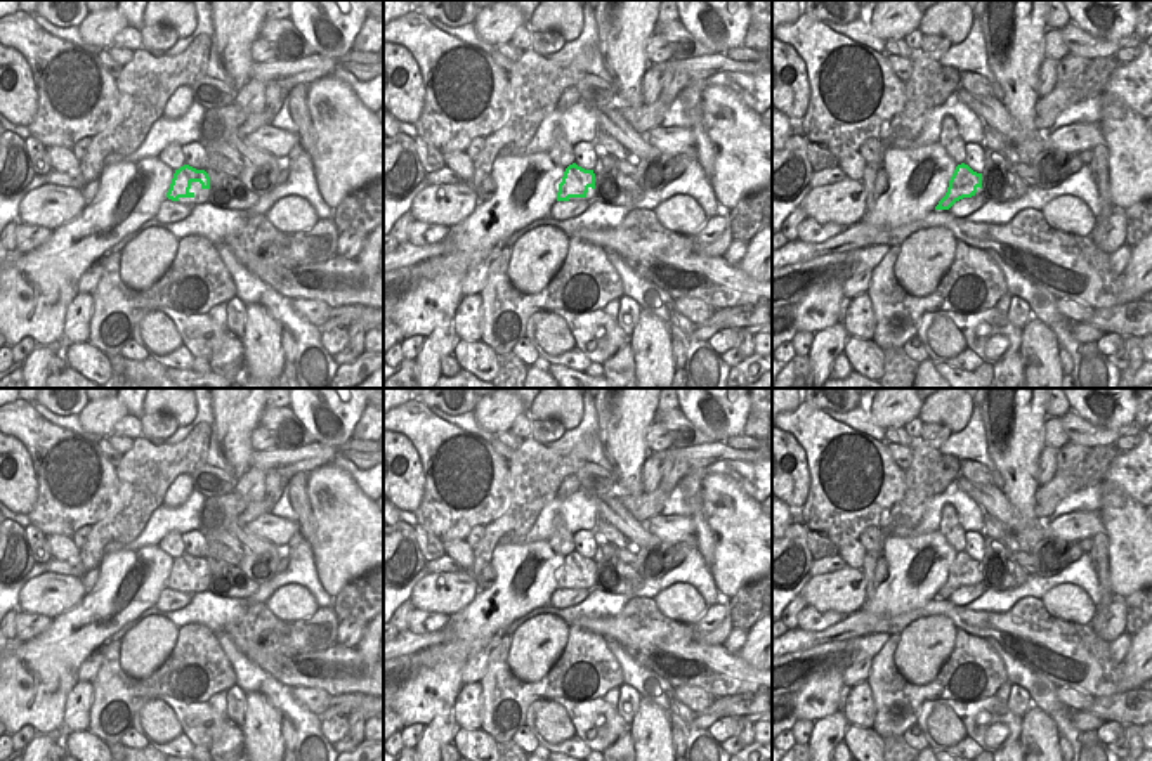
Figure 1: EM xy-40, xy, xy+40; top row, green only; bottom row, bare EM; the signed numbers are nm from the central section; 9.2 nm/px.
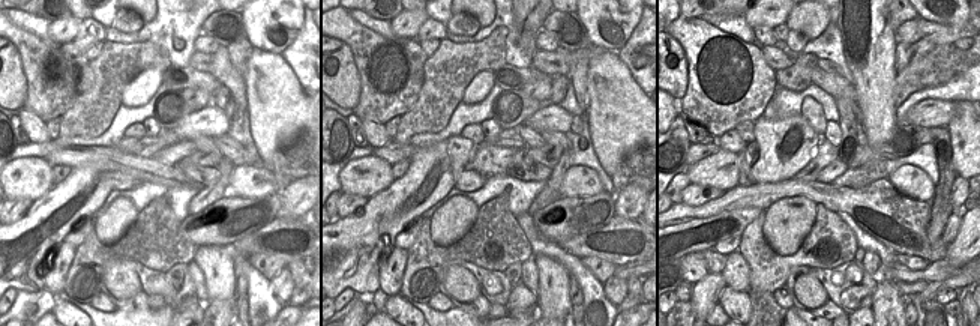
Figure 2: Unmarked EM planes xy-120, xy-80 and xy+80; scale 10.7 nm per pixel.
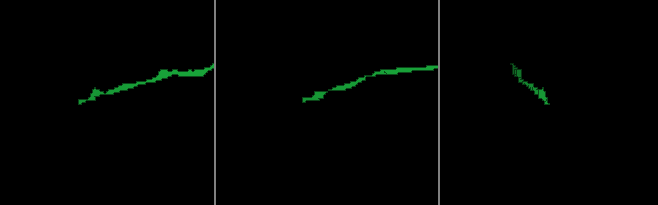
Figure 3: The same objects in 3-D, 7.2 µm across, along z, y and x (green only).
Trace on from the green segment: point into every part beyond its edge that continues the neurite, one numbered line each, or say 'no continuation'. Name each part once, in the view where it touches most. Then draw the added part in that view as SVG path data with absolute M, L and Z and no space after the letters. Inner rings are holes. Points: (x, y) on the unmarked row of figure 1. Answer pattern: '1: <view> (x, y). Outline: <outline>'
no continuation.

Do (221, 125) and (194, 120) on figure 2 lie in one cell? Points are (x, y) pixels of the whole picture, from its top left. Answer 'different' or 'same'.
same

